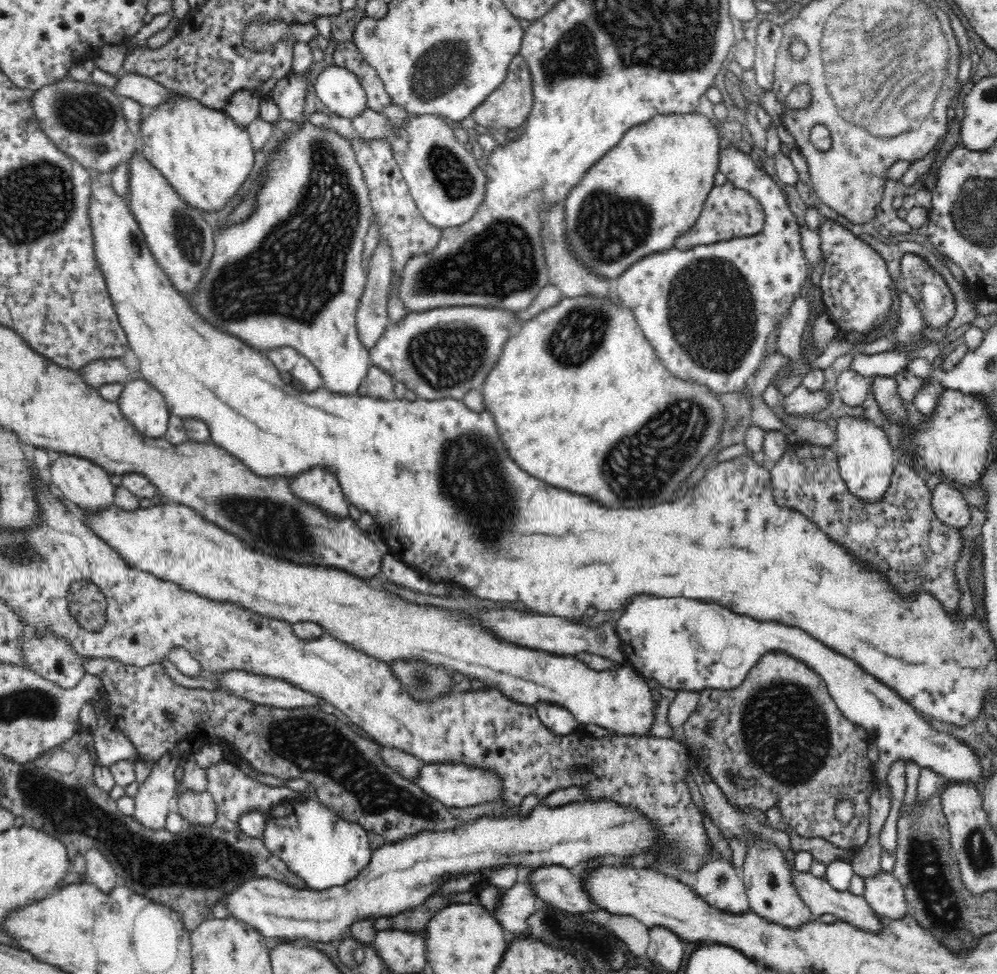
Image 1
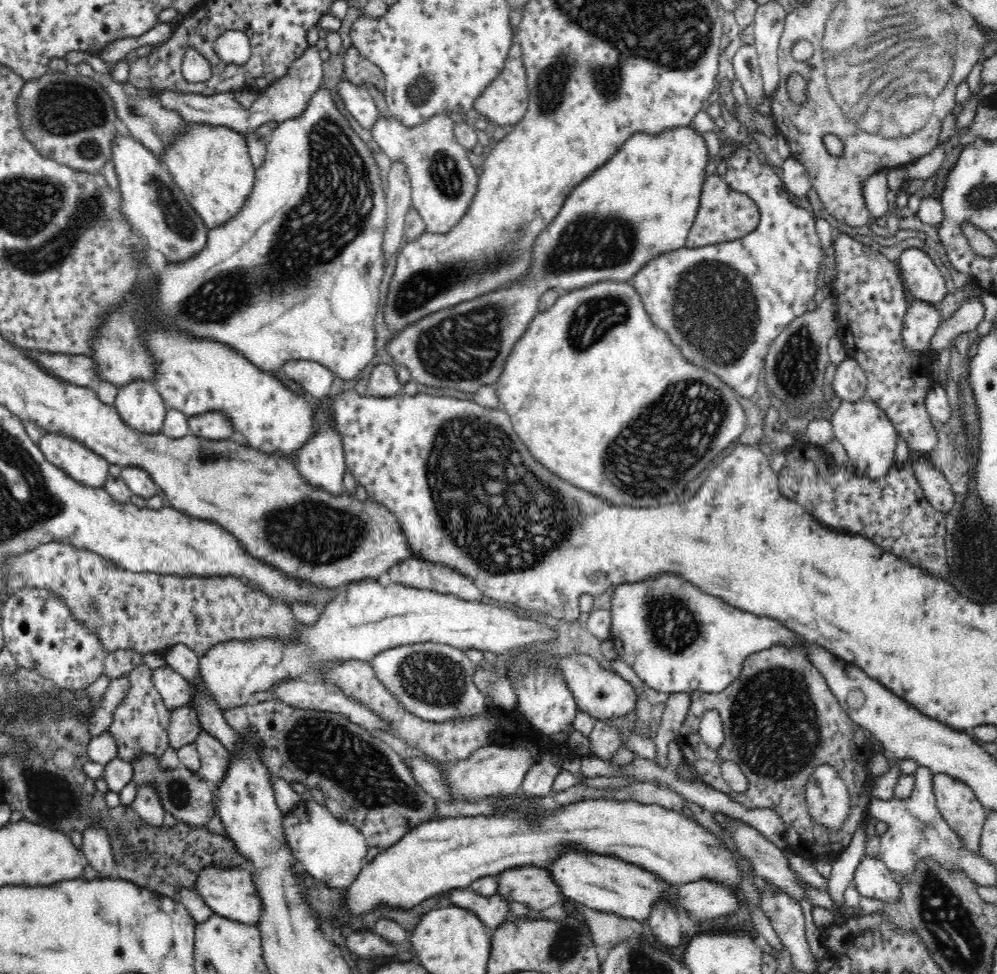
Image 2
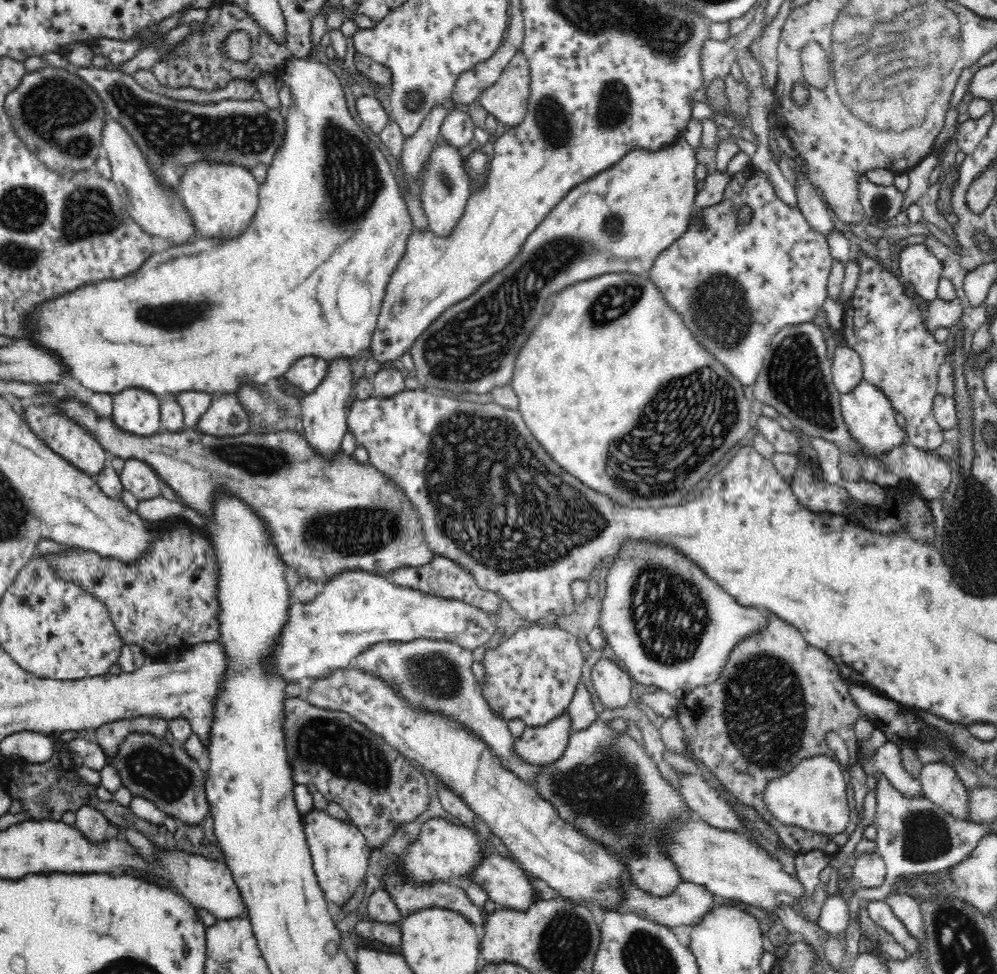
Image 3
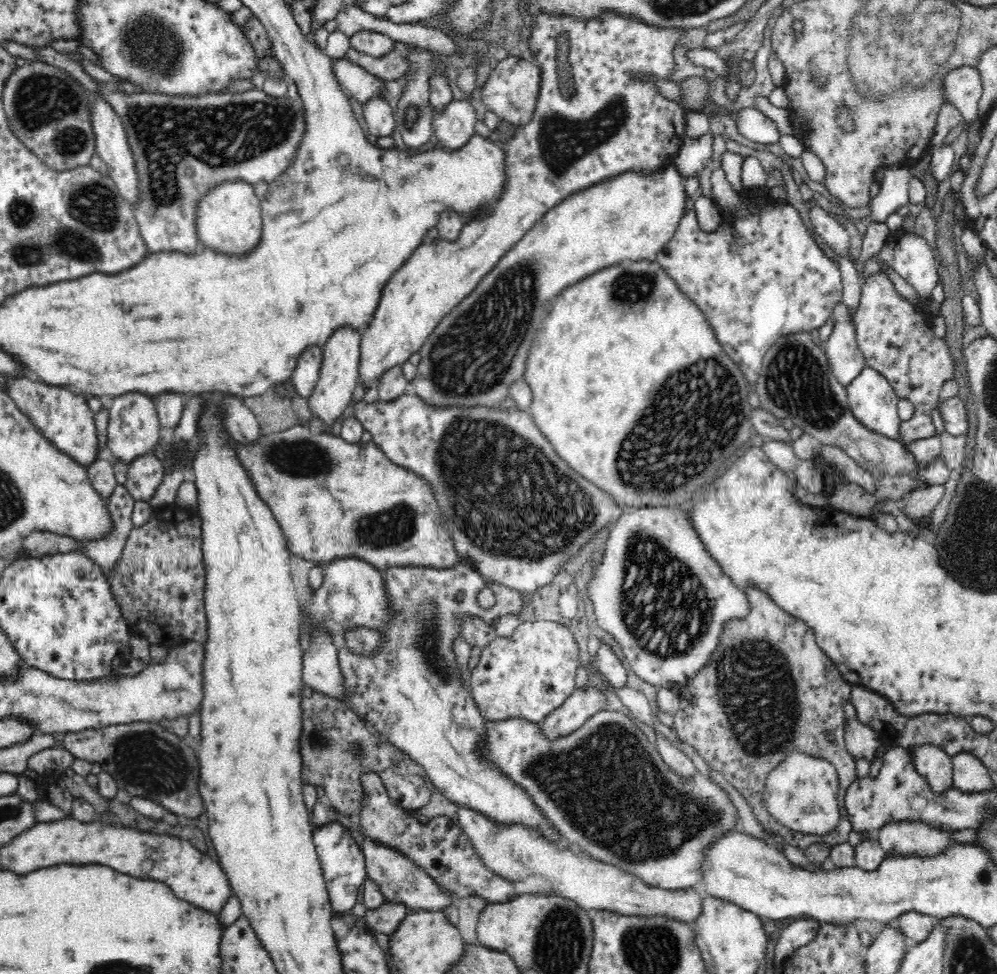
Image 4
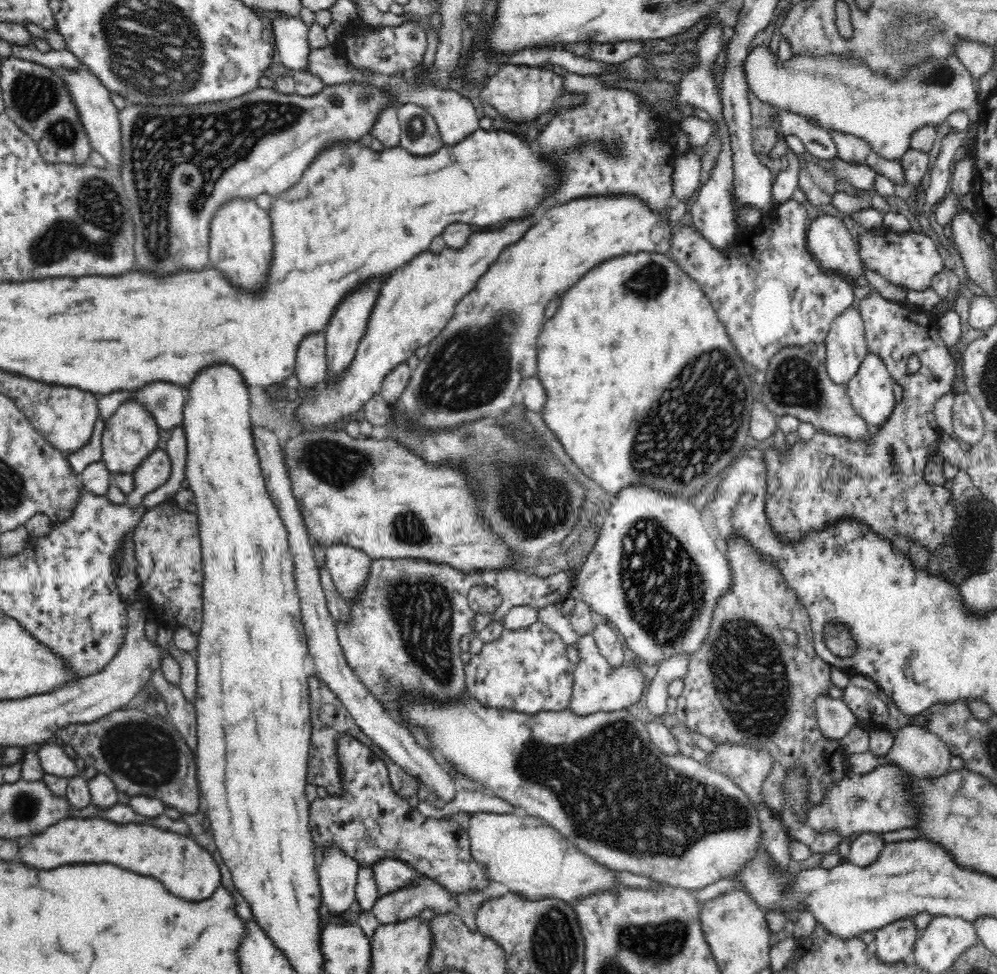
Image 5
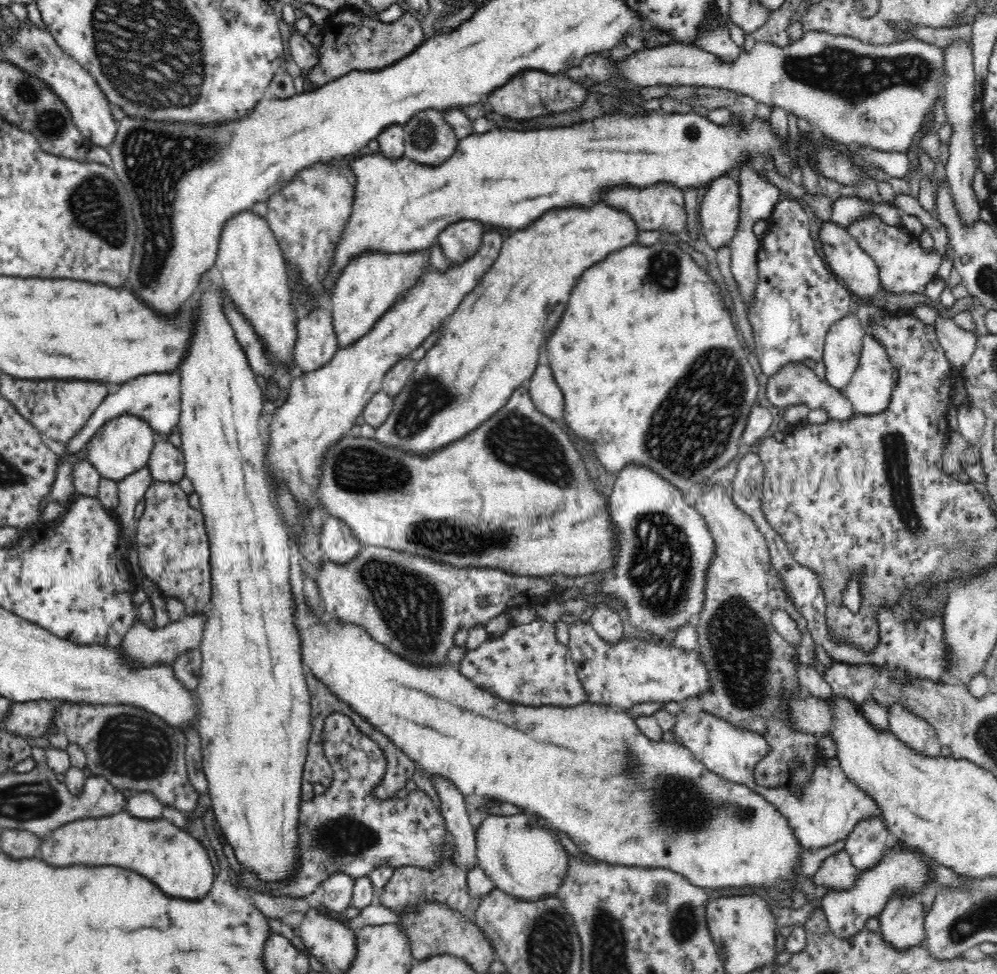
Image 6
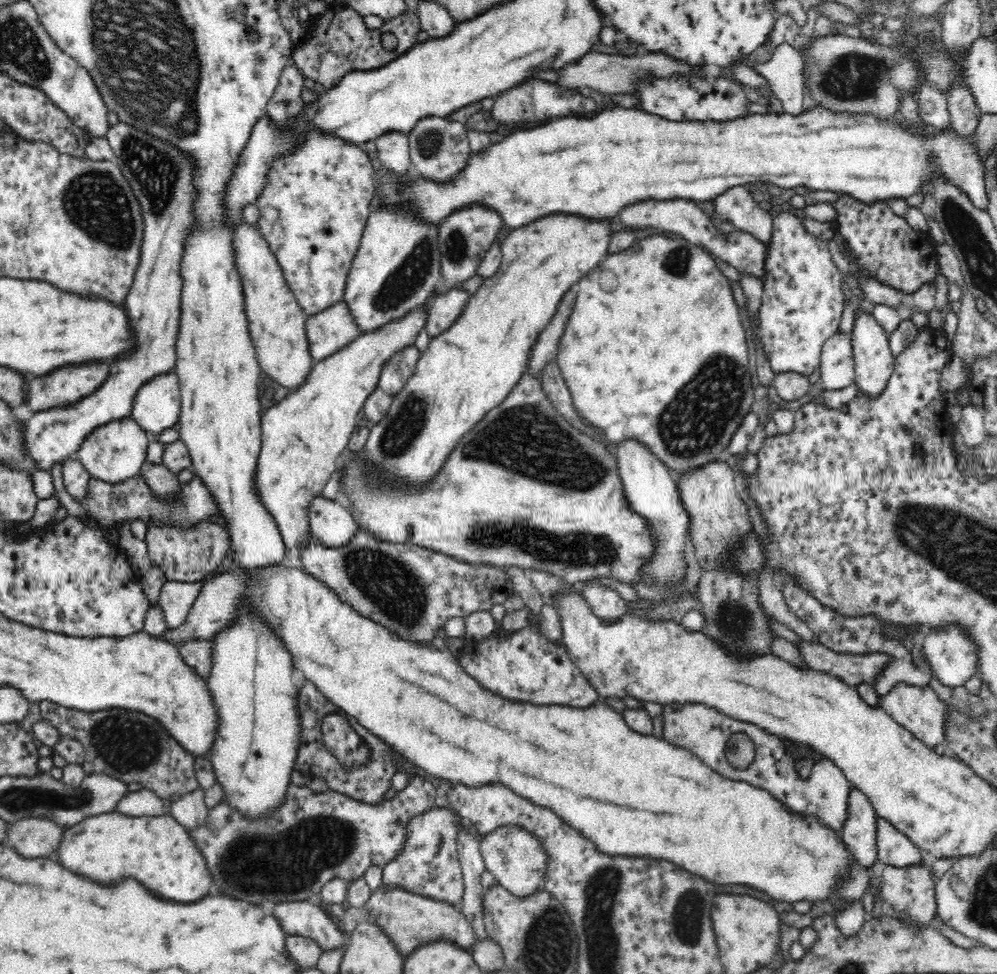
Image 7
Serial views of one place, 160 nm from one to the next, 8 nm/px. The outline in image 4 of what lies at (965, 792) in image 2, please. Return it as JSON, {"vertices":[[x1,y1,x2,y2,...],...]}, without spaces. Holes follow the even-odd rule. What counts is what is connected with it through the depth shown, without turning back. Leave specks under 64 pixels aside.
{"vertices":[[934,744,910,747,910,760,922,779,934,791,943,791,953,786,952,757]]}

